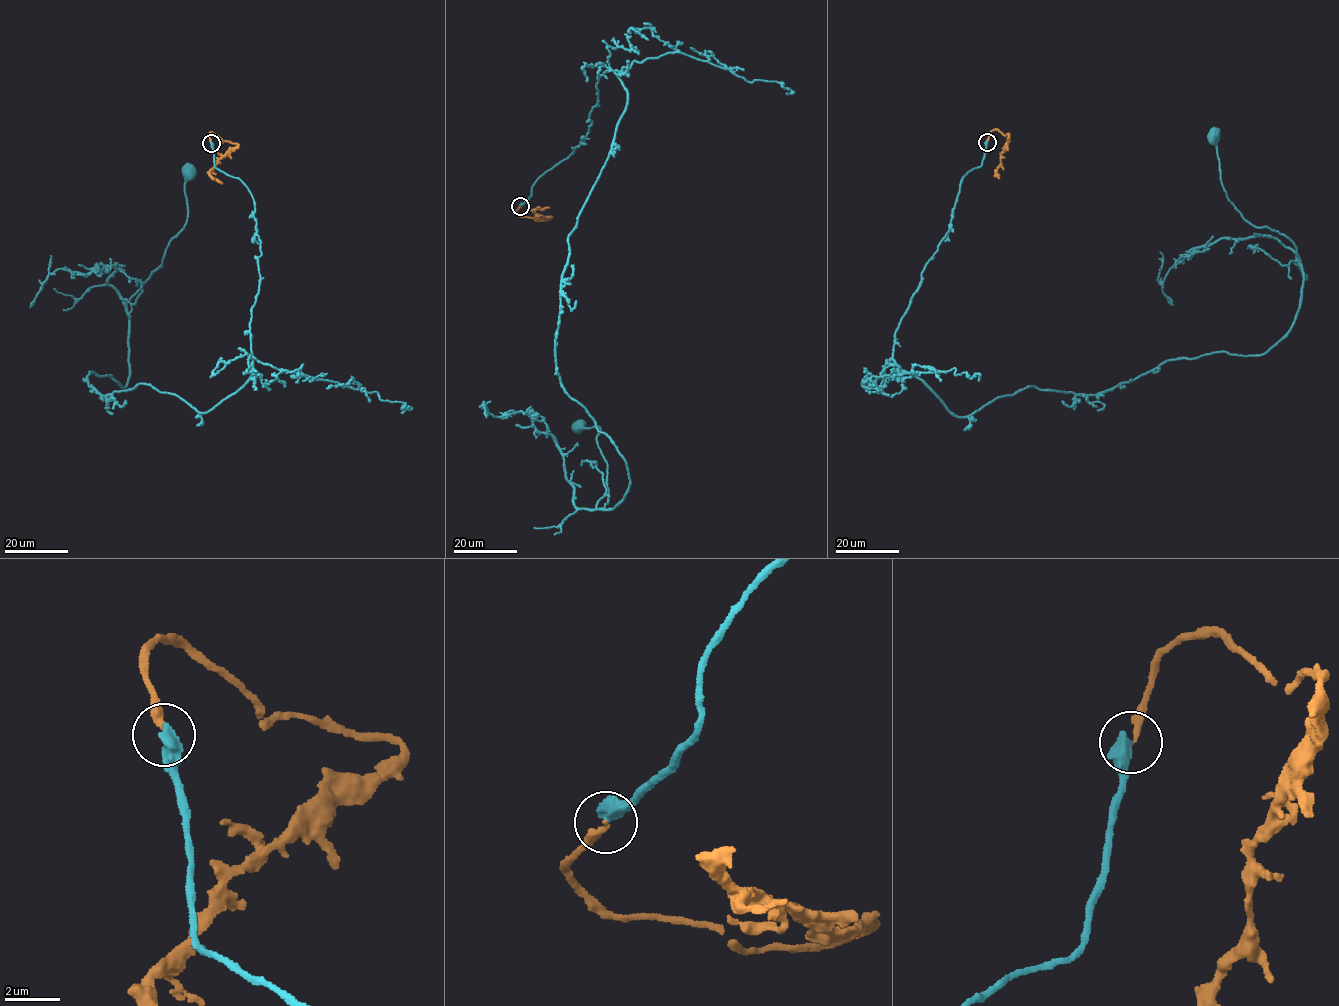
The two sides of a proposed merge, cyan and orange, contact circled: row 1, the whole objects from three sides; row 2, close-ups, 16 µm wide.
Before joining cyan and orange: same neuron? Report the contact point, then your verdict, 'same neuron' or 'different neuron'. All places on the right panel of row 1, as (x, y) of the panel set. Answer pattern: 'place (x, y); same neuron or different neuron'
place (987, 142); different neuron

